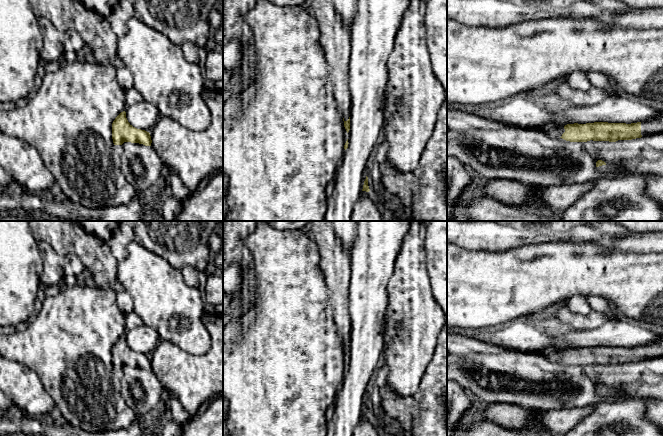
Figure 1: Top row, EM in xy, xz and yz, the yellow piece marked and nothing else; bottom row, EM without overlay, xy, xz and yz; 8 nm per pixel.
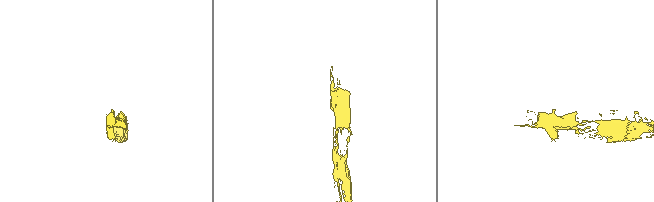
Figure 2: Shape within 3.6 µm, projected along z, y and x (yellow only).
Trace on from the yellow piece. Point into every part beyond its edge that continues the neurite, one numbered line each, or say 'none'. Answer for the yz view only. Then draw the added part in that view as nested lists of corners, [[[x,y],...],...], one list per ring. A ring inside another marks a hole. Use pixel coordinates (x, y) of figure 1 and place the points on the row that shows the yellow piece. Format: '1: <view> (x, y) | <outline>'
1: yz (654, 125) | [[[663,107],[649,120],[641,122],[641,135],[650,136],[663,133]]]
2: yz (551, 129) | [[[547,124],[543,128],[540,128],[539,130],[544,131],[549,135],[556,135],[558,137],[561,137],[562,134],[565,132],[564,126],[558,126],[555,124]]]

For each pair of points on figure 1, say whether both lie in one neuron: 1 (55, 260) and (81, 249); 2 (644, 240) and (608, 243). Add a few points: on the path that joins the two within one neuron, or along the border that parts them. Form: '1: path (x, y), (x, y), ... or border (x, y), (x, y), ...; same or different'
1: border (43, 242), (46, 242), (62, 258); different
2: path (635, 242), (617, 243); same

